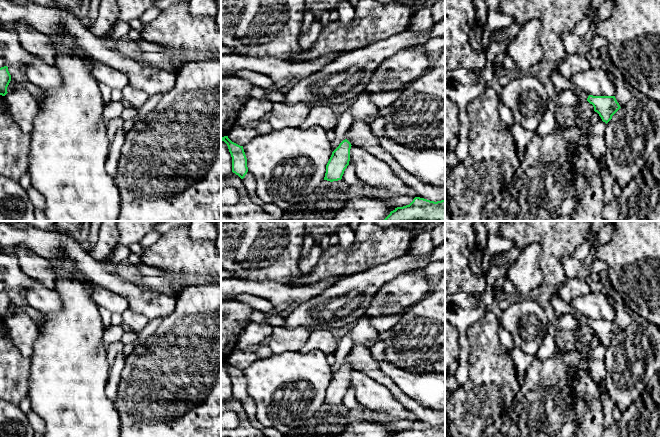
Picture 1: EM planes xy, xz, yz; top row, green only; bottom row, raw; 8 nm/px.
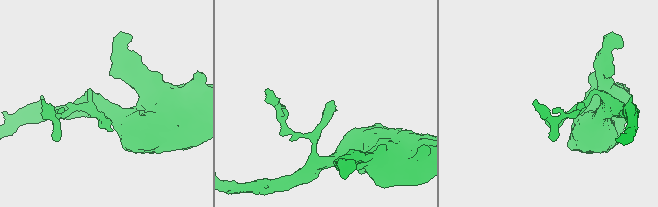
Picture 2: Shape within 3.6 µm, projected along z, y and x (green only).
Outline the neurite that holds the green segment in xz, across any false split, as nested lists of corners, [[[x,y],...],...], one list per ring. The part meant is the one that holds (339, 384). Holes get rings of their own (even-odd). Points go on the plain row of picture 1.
[[[345,363],[332,376],[332,379],[326,389],[324,404],[333,406],[342,403],[345,393],[350,385],[351,367]]]

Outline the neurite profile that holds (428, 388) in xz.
[[[386,360],[377,362],[381,371],[409,397],[427,408],[445,410],[445,374],[414,373],[396,367]]]

